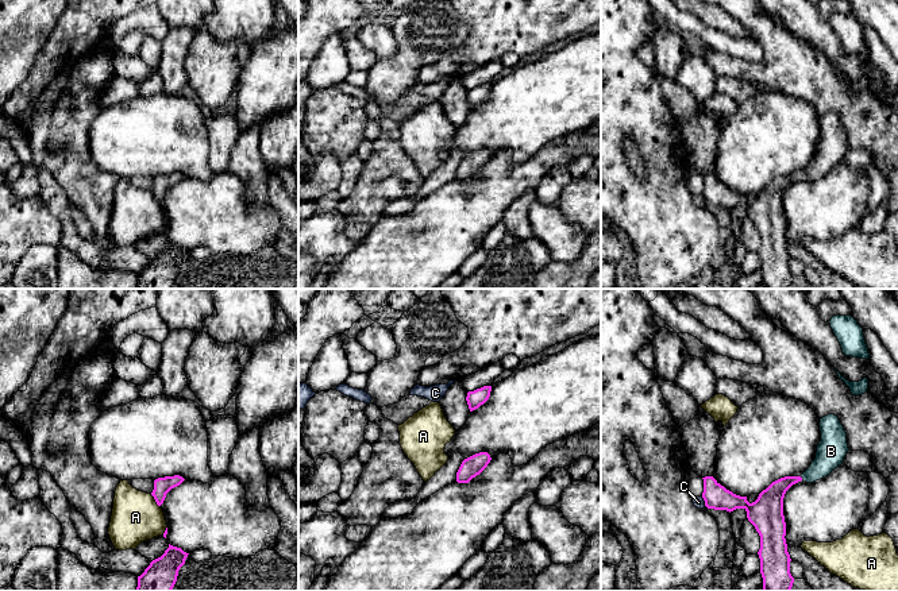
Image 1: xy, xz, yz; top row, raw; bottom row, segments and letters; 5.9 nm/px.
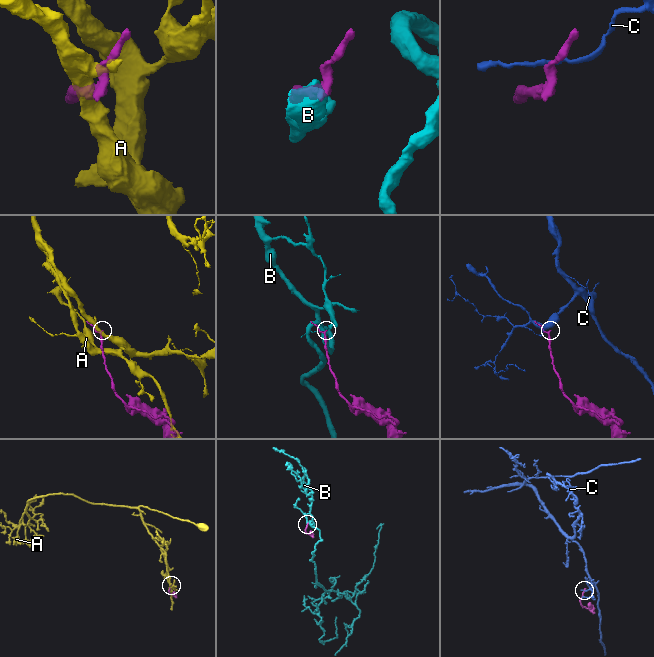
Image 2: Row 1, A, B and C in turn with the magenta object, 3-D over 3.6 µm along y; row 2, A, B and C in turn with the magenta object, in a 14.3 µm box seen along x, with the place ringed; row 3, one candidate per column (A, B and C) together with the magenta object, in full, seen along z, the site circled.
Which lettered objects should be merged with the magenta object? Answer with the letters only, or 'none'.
B

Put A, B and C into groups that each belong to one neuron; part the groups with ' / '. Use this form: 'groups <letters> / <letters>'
groups A / B / C

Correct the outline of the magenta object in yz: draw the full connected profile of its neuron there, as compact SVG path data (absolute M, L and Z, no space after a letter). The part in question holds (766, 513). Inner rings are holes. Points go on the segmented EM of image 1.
M835 414L820 418L821 441L817 445L816 459L801 476L785 476L772 482L752 503L747 497L733 494L721 486L713 476L705 476L702 498L708 509L733 511L744 509L748 521L760 536L760 573L763 591L790 591L794 578L790 573L790 555L786 544L786 522L783 498L786 491L803 480L813 483L828 476L843 464L847 452L847 433Z

